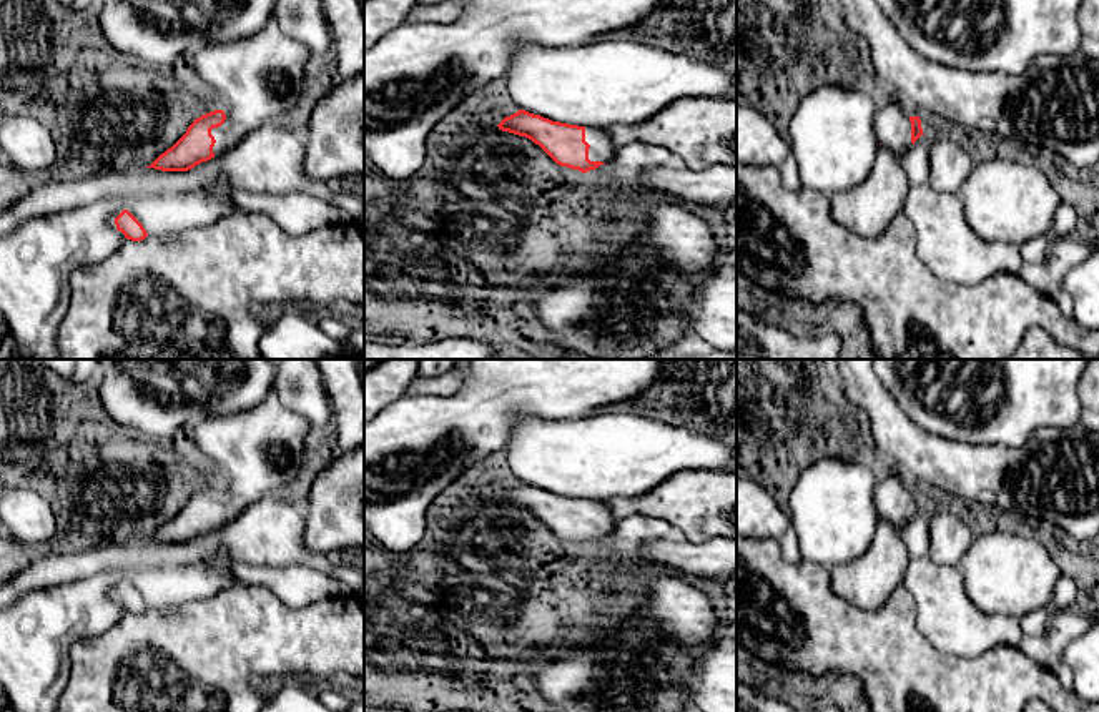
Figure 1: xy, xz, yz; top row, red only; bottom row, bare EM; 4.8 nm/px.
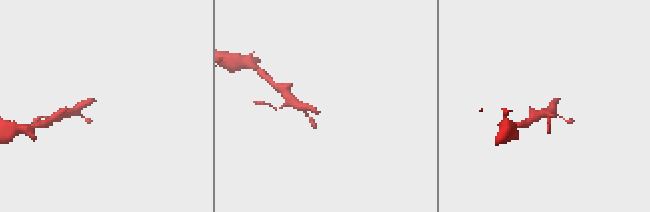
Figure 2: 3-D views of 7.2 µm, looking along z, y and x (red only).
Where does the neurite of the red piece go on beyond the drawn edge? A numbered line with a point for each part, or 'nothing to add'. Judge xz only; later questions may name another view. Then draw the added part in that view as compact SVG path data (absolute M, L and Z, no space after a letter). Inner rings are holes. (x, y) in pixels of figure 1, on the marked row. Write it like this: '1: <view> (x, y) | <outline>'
1: xz (602, 148) | M585 126L585 141L590 145L589 160L609 163L614 160L617 146L605 130Z

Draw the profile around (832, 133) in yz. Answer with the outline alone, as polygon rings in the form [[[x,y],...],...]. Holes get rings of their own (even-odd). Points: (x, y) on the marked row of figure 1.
[[[823,85],[803,96],[790,121],[791,156],[798,166],[800,186],[826,198],[861,185],[880,146],[875,131],[878,103],[866,93],[841,85]]]

